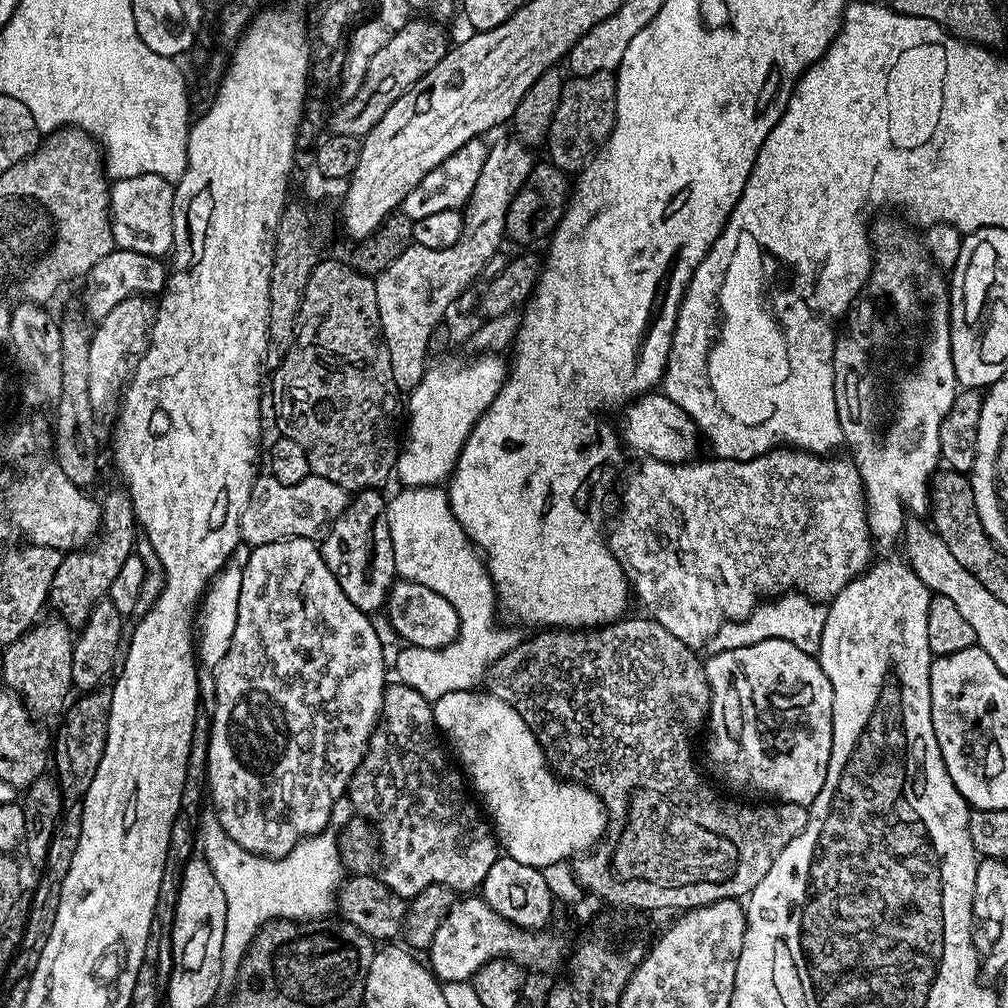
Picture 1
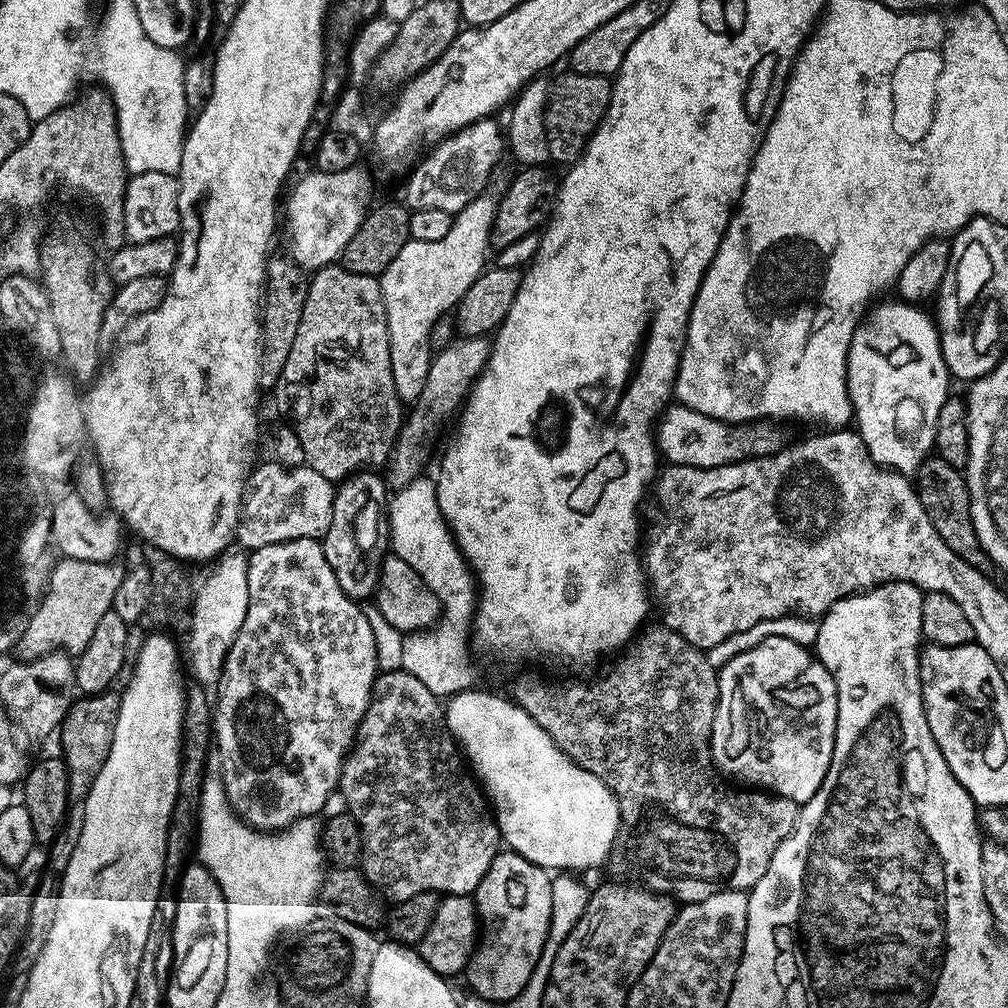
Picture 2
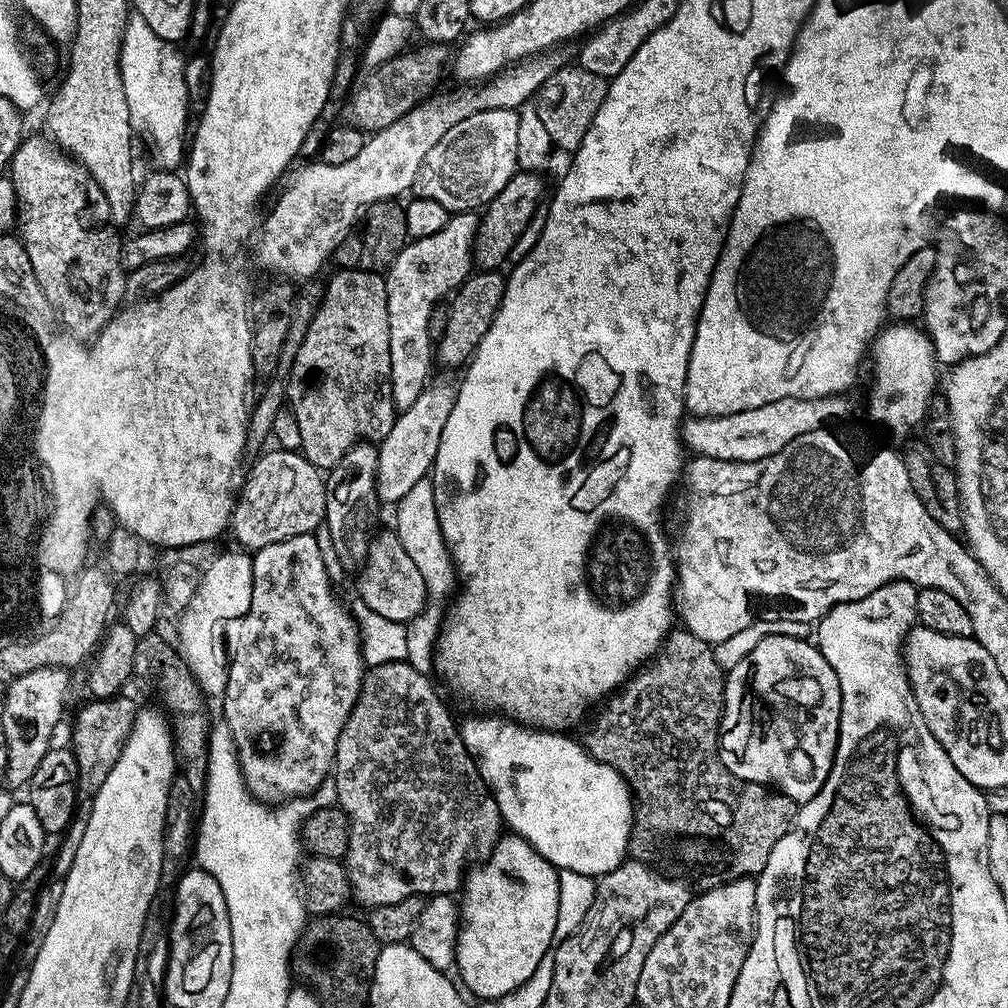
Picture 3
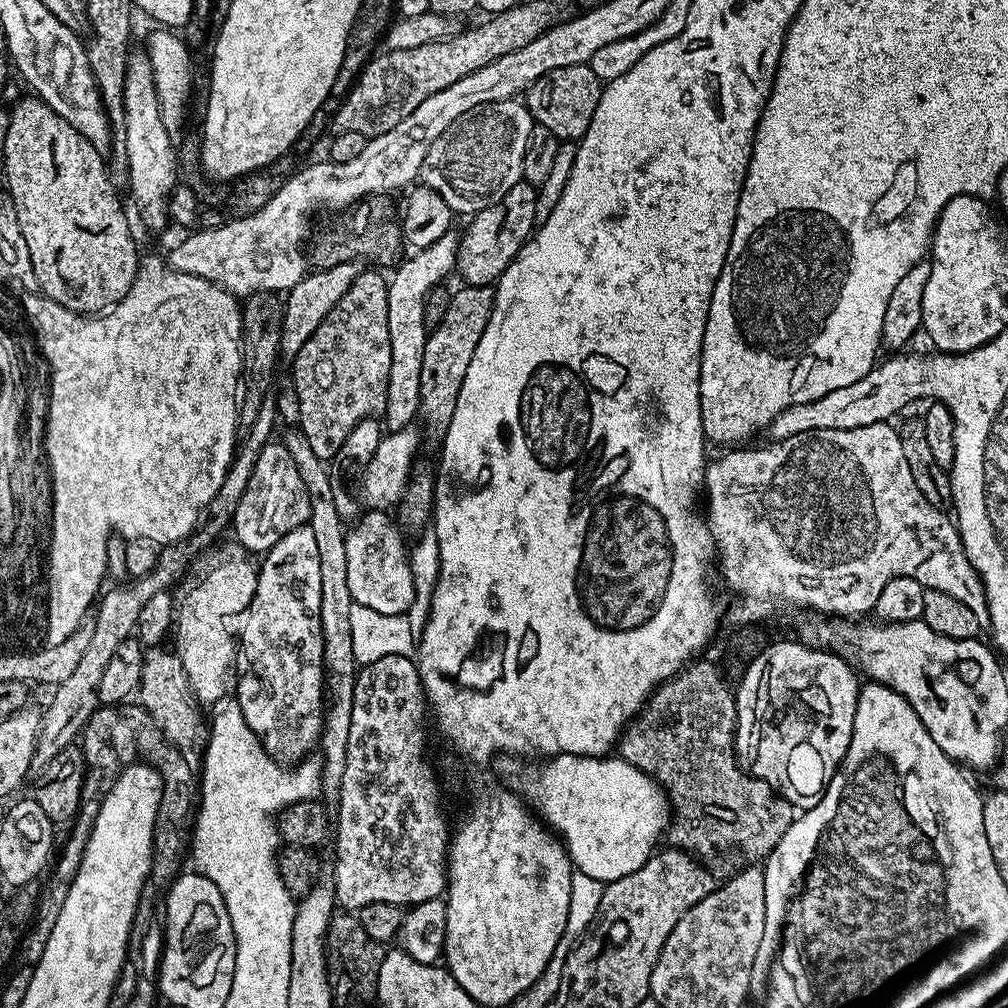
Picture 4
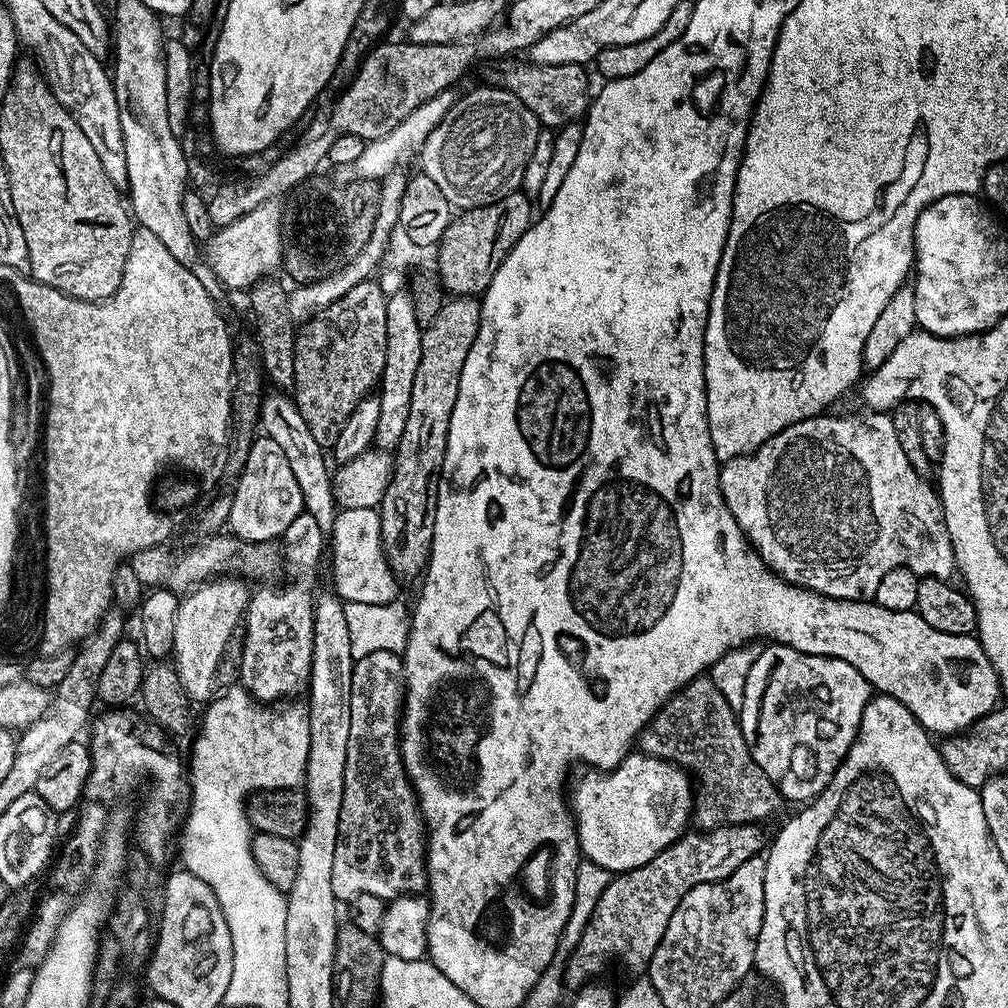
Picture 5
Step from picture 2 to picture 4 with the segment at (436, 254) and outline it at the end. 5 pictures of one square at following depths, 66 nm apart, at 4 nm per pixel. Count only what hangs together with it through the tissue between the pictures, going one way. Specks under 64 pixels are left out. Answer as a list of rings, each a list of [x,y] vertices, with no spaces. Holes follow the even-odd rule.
[[[448,231],[430,246],[413,251],[412,257],[395,265],[396,273],[388,280],[388,325],[390,326],[390,382],[386,390],[386,406],[382,413],[388,432],[411,425],[420,414],[422,356],[429,329],[424,327],[424,303],[443,276],[453,275],[456,251],[460,245],[457,233]]]

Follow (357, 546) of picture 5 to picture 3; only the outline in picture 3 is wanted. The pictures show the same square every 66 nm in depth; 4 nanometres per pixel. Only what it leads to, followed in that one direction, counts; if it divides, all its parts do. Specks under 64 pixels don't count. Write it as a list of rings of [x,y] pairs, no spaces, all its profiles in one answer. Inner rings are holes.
[[[395,531],[378,532],[371,537],[367,559],[358,573],[359,599],[367,608],[374,610],[374,614],[382,614],[382,618],[390,618],[390,622],[407,625],[408,621],[420,615],[428,604],[426,582],[422,582],[418,566],[414,566],[410,554],[406,554],[406,549],[402,547]]]

